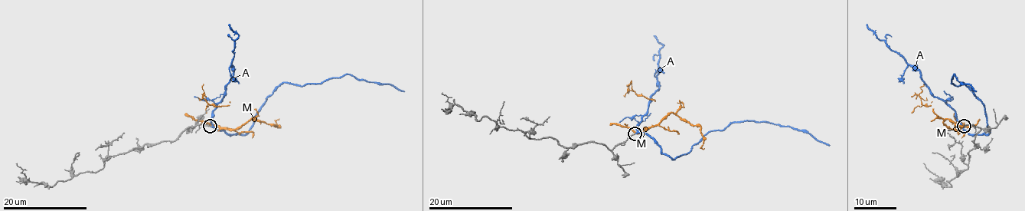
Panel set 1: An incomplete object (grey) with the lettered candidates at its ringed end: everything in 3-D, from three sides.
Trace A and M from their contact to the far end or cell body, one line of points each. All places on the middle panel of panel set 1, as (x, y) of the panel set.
A: (634, 133), (646, 133), (663, 153), (674, 159), (686, 154), (709, 132), (749, 120), (805, 130), (829, 146)
M: (634, 133), (643, 133), (657, 126), (683, 104), (680, 101), (654, 100), (638, 96), (628, 87), (628, 93)

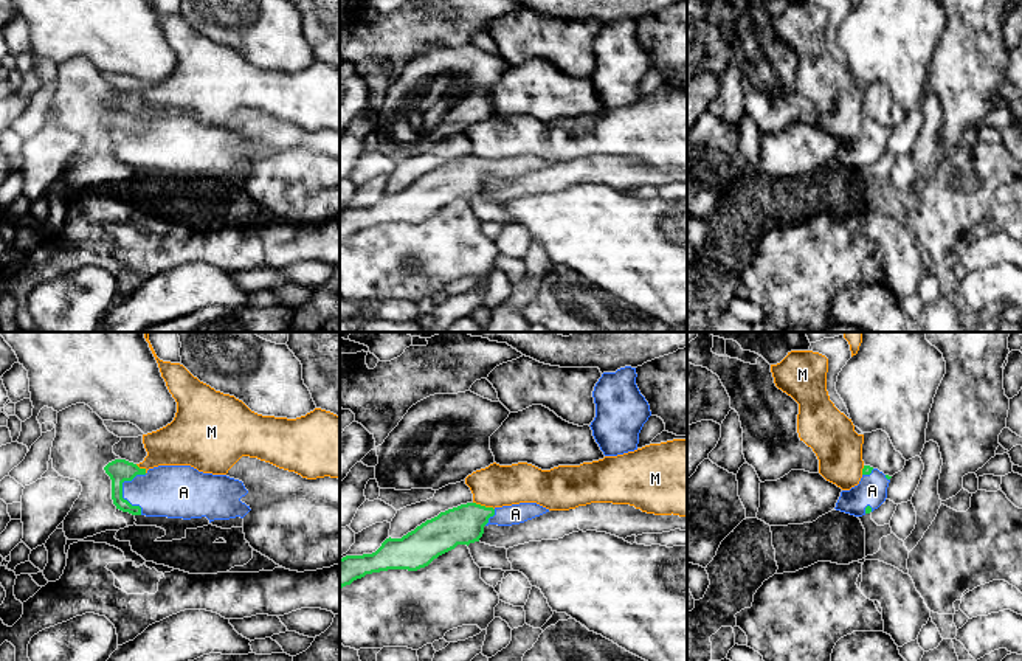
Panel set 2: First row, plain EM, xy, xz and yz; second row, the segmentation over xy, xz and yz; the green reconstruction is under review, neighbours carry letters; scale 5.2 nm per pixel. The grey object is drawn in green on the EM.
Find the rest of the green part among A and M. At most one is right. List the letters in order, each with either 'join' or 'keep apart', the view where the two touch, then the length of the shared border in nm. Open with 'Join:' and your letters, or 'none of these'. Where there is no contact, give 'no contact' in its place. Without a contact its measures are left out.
Join: A
A: join | xy | 220 nm
M: keep apart | xz | 120 nm

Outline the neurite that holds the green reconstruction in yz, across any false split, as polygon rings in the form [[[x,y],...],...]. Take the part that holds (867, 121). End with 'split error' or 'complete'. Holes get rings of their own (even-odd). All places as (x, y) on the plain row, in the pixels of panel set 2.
[[[864,118],[859,137],[842,143],[834,161],[855,169],[873,164],[886,154],[890,130],[878,121]]]; split error

